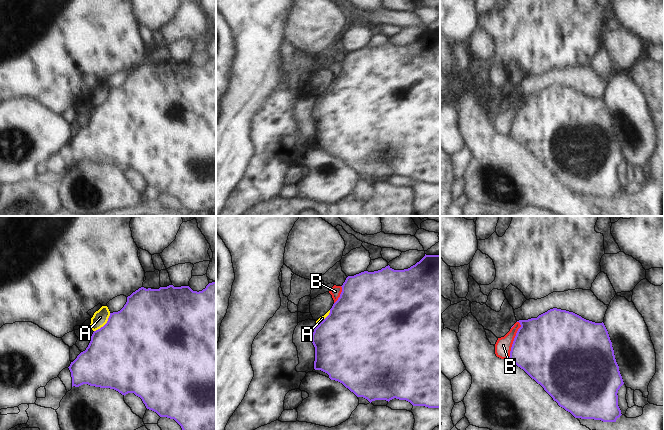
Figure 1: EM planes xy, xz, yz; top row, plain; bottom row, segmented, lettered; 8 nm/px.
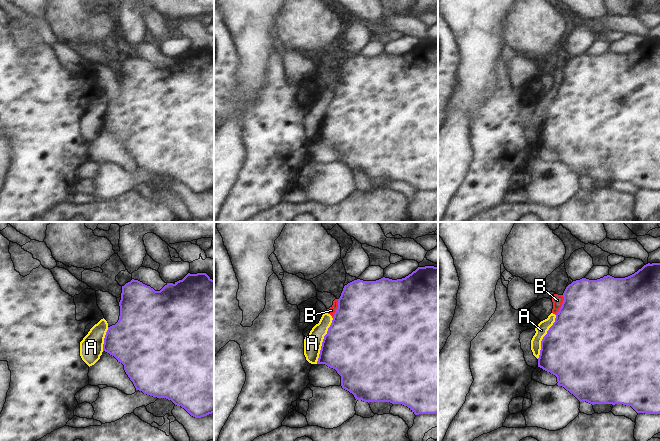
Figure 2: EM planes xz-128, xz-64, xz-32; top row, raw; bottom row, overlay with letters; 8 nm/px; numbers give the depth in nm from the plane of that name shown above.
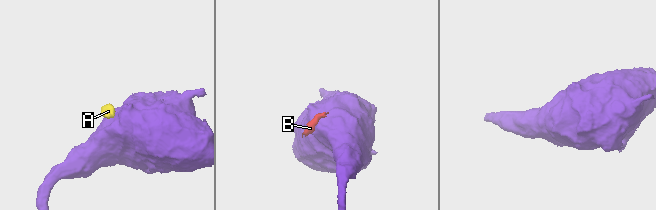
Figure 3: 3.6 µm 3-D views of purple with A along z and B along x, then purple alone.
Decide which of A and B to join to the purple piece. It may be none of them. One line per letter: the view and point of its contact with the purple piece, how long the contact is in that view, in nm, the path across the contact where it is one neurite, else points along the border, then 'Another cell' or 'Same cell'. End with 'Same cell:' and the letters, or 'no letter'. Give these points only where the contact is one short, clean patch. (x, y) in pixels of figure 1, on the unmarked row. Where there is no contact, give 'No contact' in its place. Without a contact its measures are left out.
A: Touches purple at xy (105, 100). Shared border 200 nm. Boundary: xy (110, 89), (107, 97), (94, 107). Another cell
B: Touches purple at yz (514, 116). Shared border 320 nm. Boundary: yz (518, 97), (520, 102), (508, 134). Another cell
Same cell: no letter.

